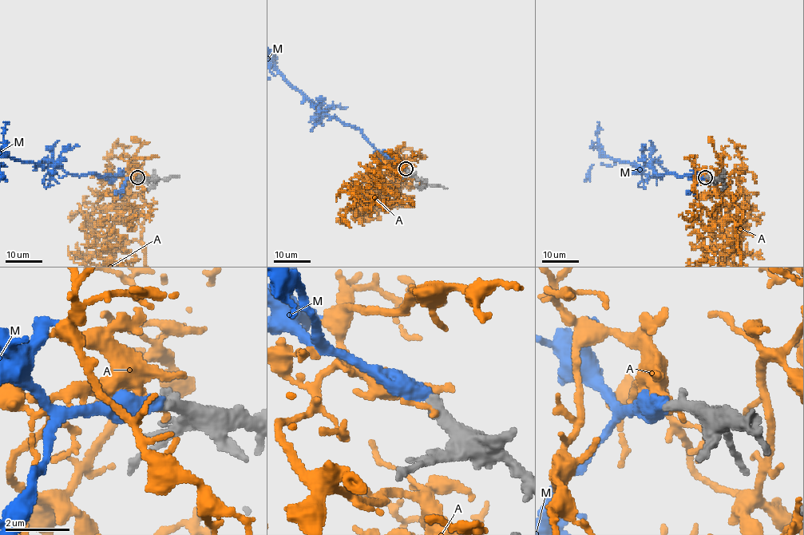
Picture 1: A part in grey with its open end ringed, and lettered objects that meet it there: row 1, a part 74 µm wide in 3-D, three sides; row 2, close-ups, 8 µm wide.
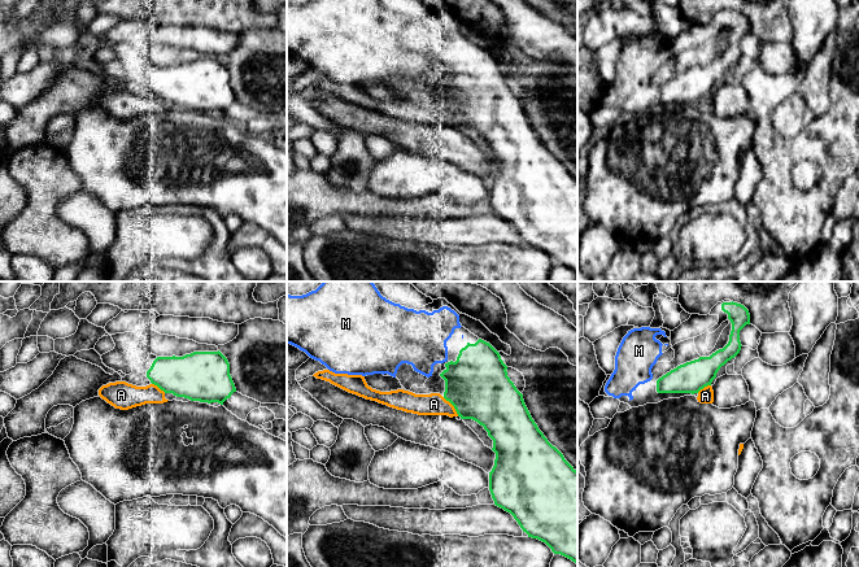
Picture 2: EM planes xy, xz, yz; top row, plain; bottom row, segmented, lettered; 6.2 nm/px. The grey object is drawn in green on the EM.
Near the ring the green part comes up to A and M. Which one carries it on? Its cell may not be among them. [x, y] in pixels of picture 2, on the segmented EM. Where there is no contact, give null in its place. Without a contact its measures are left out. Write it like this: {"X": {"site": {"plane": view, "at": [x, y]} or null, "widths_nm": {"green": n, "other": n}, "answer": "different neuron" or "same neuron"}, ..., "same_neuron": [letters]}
{"A": {"site": {"plane": "xz", "at": [453, 405]}, "widths_nm": {"green": 400, "other": 140}, "answer": "different neuron"}, "M": {"site": null, "answer": "same neuron"}, "same_neuron": ["M"]}

